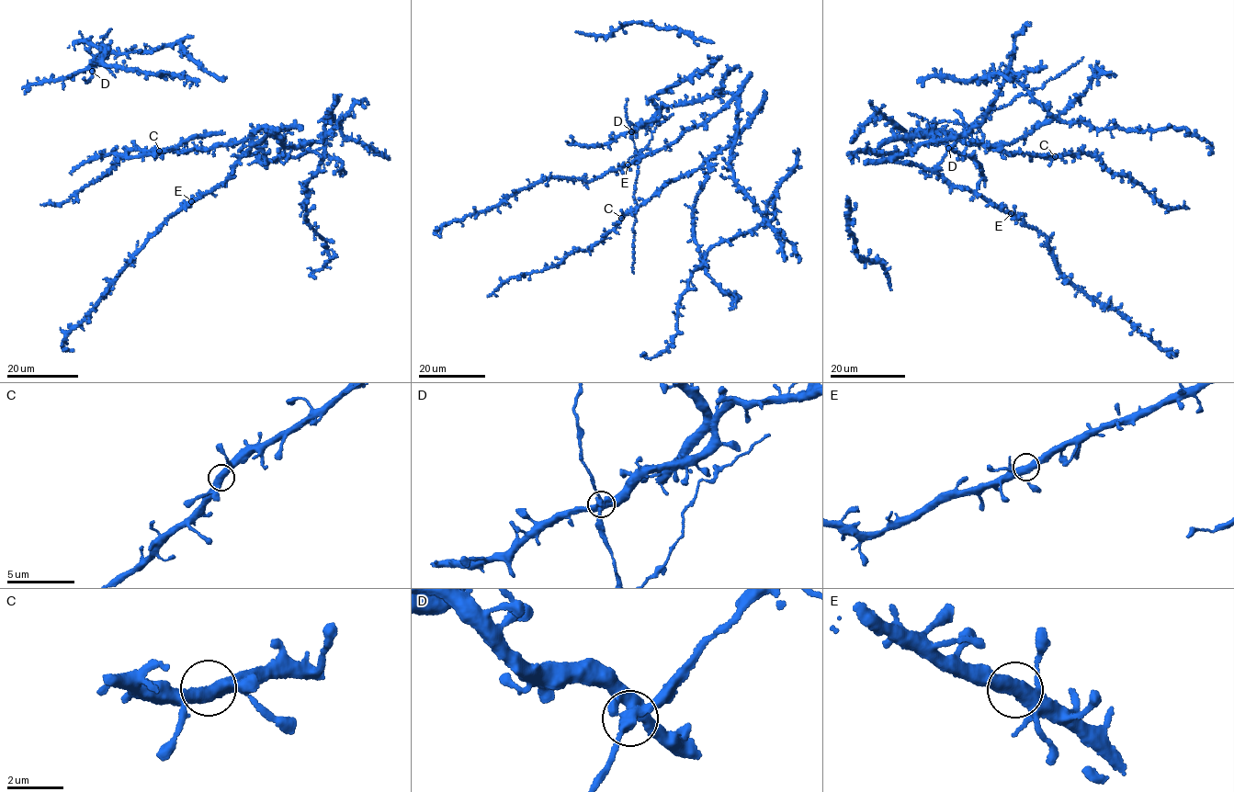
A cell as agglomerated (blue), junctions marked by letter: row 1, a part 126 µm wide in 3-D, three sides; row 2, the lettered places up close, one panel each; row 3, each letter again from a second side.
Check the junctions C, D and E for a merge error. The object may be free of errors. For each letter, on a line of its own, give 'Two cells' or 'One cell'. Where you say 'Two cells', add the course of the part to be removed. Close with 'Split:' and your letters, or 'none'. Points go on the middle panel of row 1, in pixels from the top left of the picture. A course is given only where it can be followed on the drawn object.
C: One cell
D: Two cells. Course of the part to remove: (631, 130), (638, 165), (632, 273)
E: One cell
Split: D

